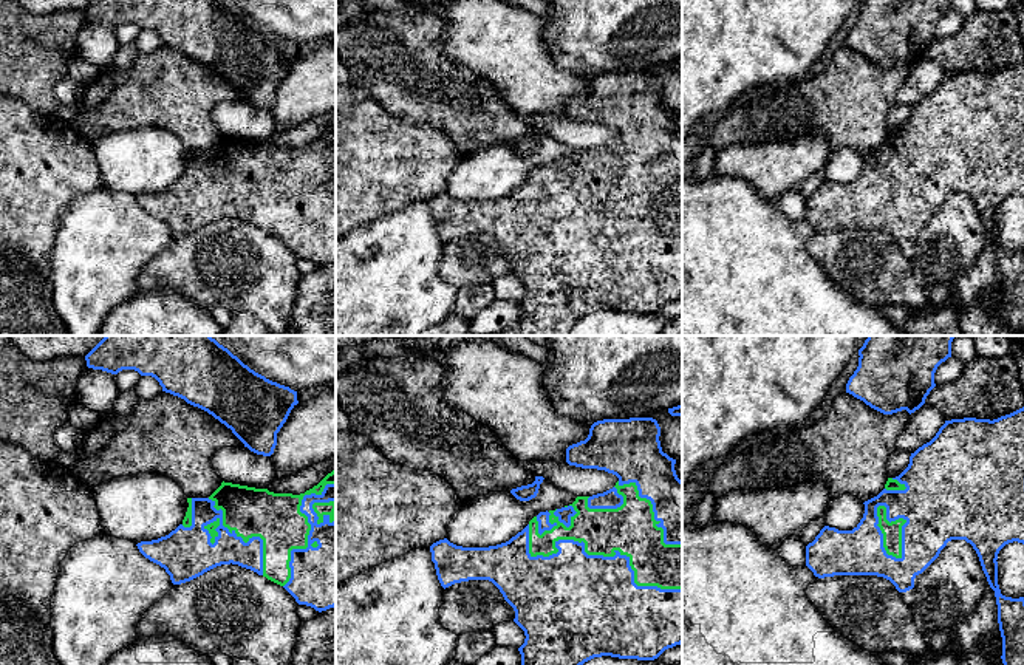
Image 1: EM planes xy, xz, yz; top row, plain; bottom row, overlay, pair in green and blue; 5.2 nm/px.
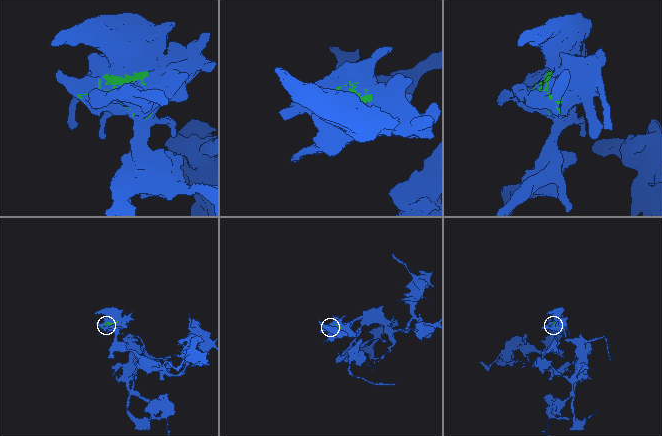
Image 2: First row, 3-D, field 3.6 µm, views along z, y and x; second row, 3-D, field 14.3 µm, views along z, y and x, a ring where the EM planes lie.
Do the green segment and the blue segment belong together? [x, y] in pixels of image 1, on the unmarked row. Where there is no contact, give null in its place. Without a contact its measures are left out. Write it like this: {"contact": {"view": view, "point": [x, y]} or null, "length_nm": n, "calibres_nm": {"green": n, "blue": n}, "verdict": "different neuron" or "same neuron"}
{"contact": {"view": "xz", "point": [593, 208]}, "length_nm": 850, "calibres_nm": {"green": 260, "blue": 500}, "verdict": "same neuron"}

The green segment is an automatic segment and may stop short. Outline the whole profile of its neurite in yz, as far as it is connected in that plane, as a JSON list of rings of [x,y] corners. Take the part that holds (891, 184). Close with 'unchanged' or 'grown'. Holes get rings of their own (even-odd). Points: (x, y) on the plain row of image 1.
[[[1024,60],[993,74],[976,71],[945,74],[945,77],[939,82],[939,85],[930,96],[923,97],[914,107],[911,107],[908,121],[899,130],[888,131],[885,142],[877,150],[865,155],[863,158],[863,172],[852,184],[838,184],[835,181],[824,179],[815,190],[815,193],[806,200],[806,220],[814,226],[814,229],[818,232],[834,229],[877,229],[889,234],[899,246],[906,246],[914,241],[914,232],[922,227],[939,210],[940,204],[947,200],[948,195],[965,193],[976,204],[987,235],[995,244],[998,258],[998,277],[1002,291],[1001,312],[1005,326],[1012,328],[1013,331],[1024,332],[1024,251],[1012,252],[1001,247],[998,238],[996,215],[999,204],[1005,198],[1013,195],[1024,198]]]; grown

